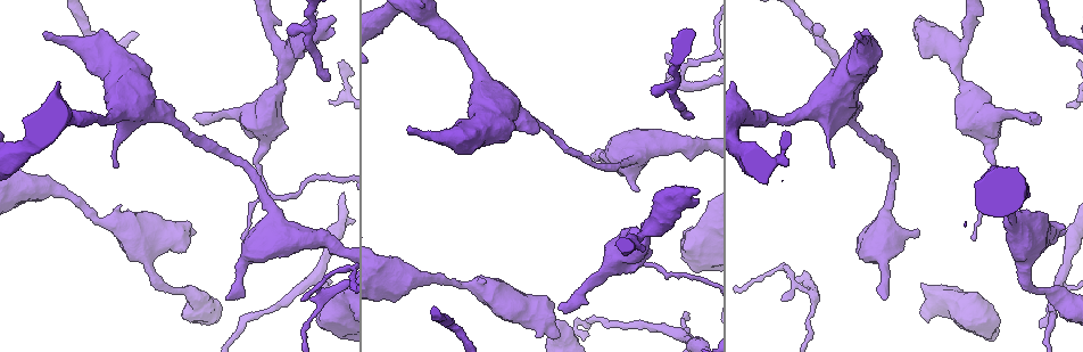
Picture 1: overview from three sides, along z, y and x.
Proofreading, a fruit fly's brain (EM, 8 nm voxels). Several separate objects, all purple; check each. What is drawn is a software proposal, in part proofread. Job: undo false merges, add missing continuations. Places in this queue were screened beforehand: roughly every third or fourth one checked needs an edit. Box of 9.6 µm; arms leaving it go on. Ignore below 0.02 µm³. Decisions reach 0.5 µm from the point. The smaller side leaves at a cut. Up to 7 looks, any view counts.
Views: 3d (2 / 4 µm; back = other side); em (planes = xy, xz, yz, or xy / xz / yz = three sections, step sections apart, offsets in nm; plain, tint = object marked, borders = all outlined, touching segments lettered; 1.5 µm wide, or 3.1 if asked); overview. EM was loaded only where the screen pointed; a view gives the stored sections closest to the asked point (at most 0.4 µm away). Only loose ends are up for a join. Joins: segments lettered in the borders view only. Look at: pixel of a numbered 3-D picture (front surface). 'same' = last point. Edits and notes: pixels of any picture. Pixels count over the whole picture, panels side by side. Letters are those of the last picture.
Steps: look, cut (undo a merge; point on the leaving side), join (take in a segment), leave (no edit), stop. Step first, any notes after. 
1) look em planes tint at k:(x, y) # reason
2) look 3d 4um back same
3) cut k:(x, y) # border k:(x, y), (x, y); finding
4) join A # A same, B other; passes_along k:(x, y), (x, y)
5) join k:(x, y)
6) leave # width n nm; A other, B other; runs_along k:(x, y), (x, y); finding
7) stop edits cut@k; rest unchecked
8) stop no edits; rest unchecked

look 3d 2um at 1:(692, 115) # an open end

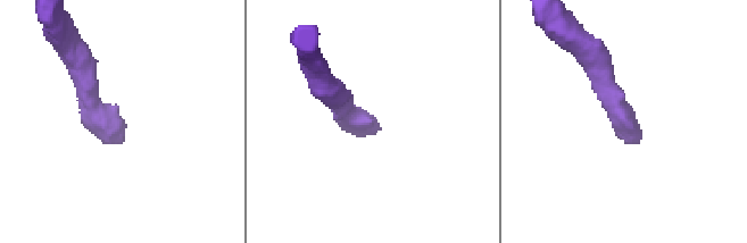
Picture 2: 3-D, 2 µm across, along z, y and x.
look em xy step 4 tint at 2:(121, 141) # need the tissue

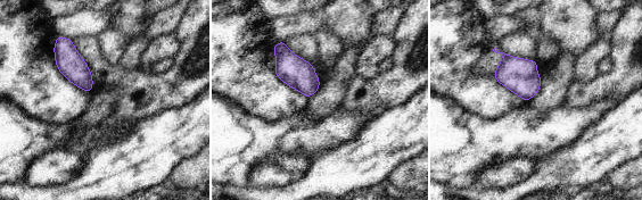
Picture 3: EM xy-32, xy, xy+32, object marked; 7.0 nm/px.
look em xz step 8 borders same # cut it another way

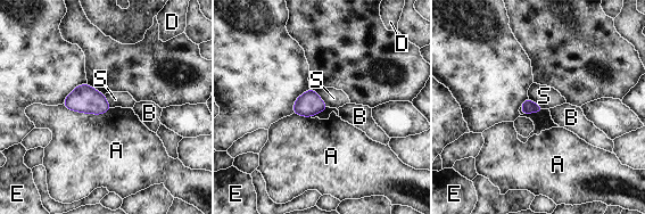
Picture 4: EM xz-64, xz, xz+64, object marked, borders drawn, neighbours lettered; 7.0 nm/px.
leave # width 100 nm; longest_contact A 360 nm; A other, B other, D other, E other, S other; none of them fits

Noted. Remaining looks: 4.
look 3d 4um at 1:(858, 33) # branch stops here

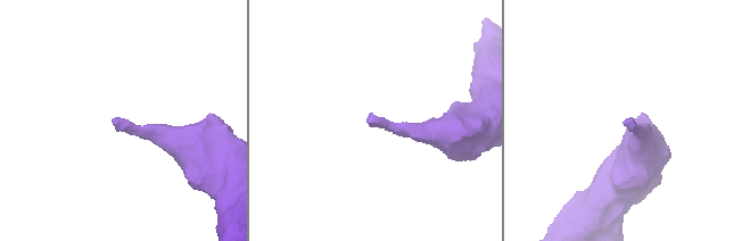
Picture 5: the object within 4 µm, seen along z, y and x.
look em xy step 4 tint at 5:(369, 115) # shape alone is not enough

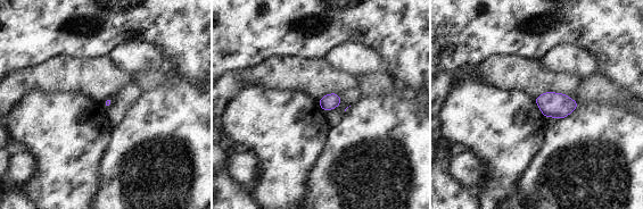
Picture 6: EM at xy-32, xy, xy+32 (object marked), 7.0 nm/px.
look em planes borders same # another direction

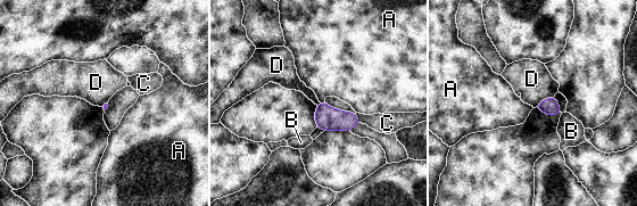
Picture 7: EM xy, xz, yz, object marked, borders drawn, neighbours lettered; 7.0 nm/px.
leave # A other, B other, C other, D other; no lettered segment goes on from it

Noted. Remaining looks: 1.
look em xy step 8 borders at 1:(193, 116) # branch stops here

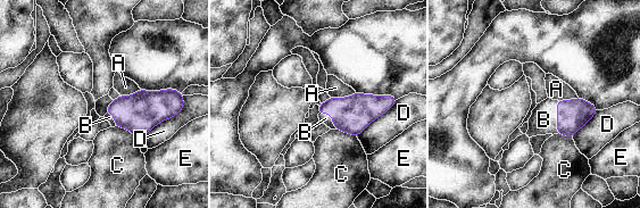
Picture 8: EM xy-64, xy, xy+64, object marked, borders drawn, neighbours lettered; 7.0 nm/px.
join B # A other, B same, C other, D other, E other; passes_along 8:(572, 115), (557, 117), (543, 119); it goes on there

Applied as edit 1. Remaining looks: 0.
stop edits join@8; rest unchecked

